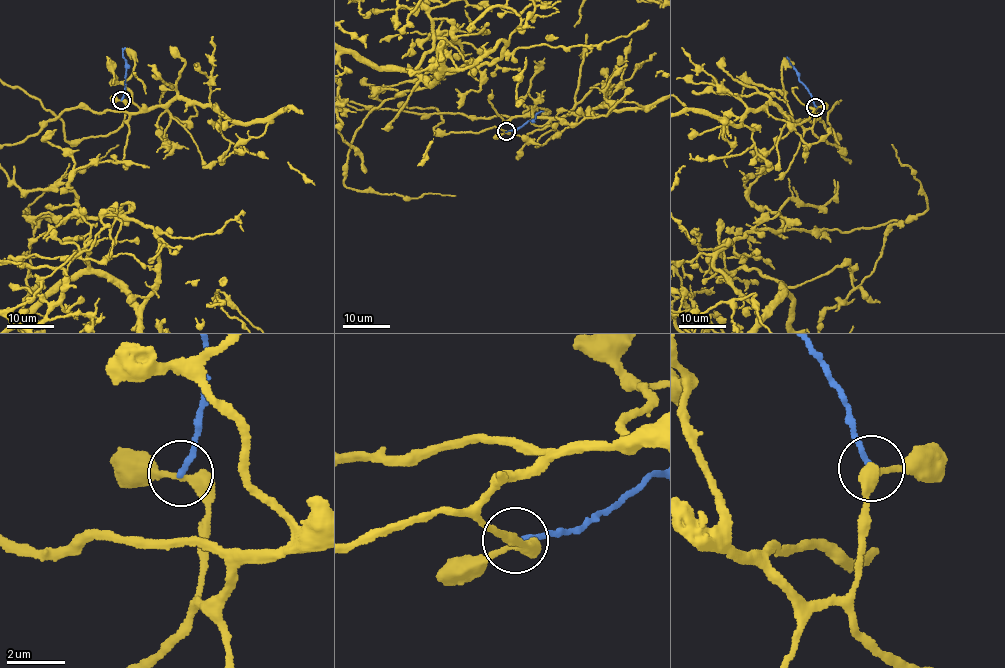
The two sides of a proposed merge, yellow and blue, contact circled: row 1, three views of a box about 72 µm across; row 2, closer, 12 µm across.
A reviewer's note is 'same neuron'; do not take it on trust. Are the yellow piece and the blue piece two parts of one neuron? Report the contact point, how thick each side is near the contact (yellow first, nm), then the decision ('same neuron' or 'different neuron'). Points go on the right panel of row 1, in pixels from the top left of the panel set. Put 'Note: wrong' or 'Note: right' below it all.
(815, 107) | 320/190 nm | different neuron
Note: wrong

